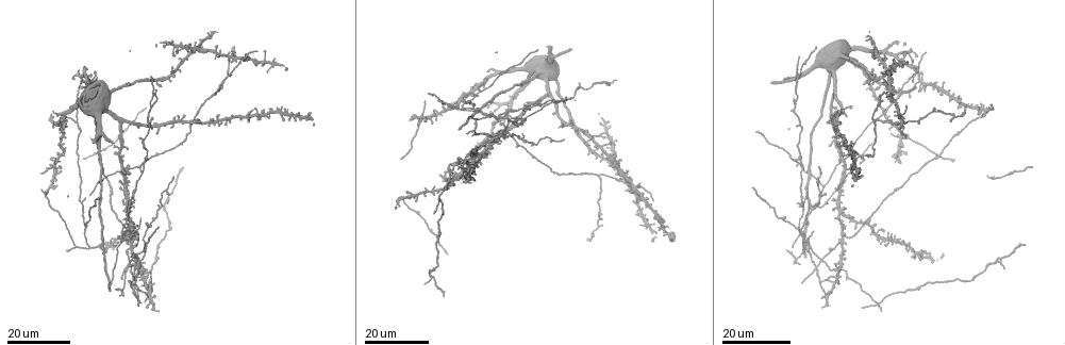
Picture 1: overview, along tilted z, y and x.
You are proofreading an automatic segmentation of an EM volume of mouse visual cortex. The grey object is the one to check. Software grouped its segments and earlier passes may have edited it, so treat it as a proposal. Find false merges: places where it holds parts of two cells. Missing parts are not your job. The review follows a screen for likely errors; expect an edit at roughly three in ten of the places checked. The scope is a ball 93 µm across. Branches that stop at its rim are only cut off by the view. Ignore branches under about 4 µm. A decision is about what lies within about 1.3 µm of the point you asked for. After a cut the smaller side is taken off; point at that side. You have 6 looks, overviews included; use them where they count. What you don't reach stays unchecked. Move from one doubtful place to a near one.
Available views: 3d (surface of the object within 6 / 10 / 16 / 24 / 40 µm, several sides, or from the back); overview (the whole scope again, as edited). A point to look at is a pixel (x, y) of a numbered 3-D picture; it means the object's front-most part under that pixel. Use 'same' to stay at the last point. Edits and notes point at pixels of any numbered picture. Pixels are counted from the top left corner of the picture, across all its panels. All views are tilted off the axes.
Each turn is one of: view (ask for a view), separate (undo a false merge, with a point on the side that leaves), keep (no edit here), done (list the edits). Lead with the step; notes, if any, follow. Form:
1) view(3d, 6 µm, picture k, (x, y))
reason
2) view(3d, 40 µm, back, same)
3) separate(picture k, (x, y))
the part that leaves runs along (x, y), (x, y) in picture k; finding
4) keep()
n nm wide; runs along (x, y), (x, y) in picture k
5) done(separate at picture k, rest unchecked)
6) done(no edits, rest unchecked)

view(3d, 16 µm, picture 1, (599, 175))
three arms meet

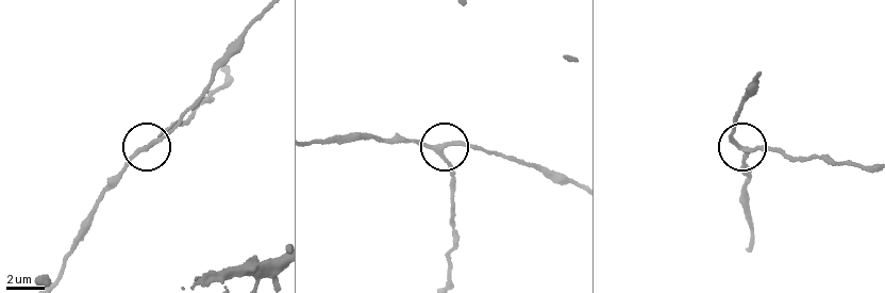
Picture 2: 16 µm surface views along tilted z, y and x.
view(3d, 10 µm, picture 2, (744, 150))
zoom in

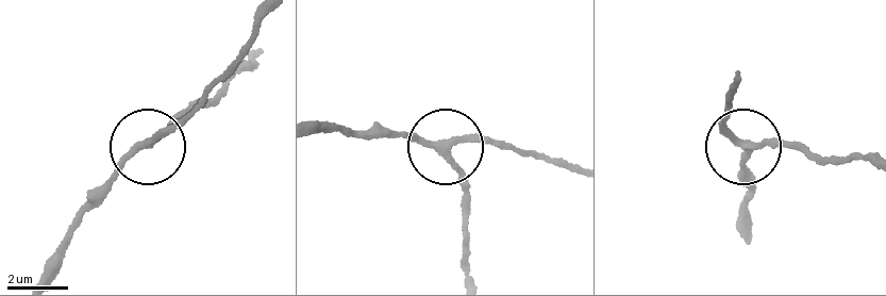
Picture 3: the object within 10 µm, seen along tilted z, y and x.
keep()
side arm 25 µm; runs along (318, 126), (445, 143), (486, 138), (525, 149) in picture 3; one cell here

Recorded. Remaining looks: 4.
view(3d, 24 µm, picture 1, (79, 122))
three-way junction

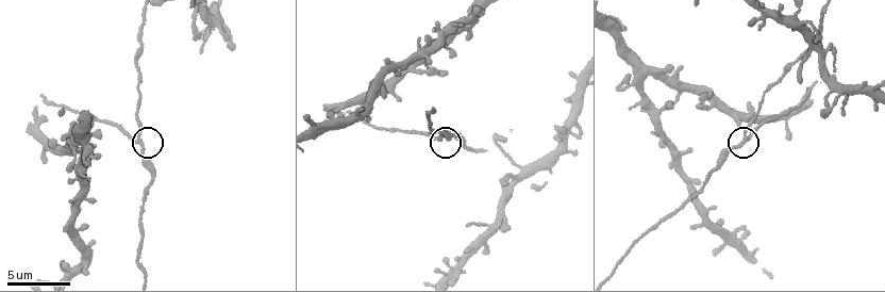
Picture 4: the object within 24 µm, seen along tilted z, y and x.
view(3d, 6 µm, picture 4, (138, 143))
zoom in

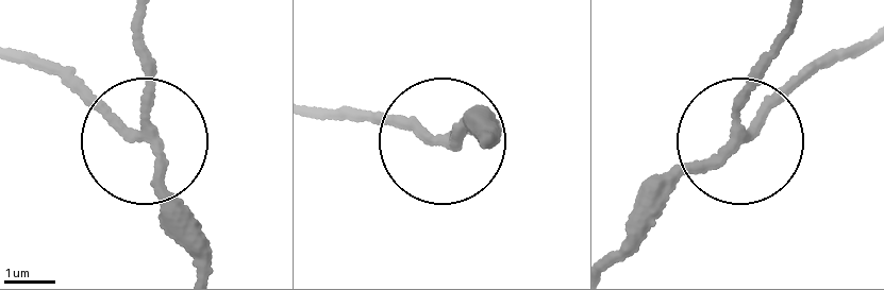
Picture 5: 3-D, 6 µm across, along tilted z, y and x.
keep()
side arm 11 µm; runs along (610, 253), (656, 197), (757, 134), (785, 94), (841, 55) in picture 5; continuous, no second cell

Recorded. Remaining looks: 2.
done(no edits, rest unchecked)

